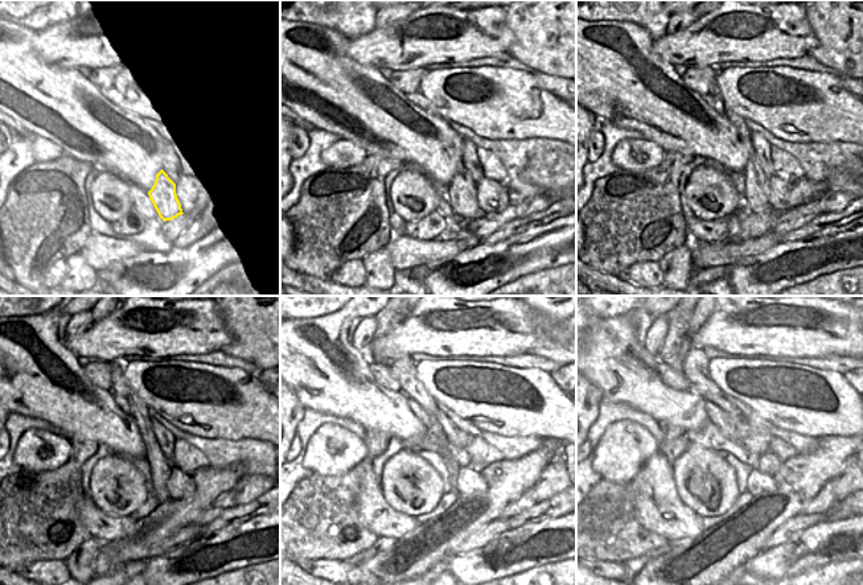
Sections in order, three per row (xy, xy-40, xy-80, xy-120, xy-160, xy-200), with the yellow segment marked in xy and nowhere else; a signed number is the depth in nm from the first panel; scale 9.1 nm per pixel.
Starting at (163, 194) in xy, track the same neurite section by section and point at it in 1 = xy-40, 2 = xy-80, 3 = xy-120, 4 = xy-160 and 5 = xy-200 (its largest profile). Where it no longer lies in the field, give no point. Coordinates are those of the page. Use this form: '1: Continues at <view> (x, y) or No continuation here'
1: Continues at xy-40 (461, 196)
2: Continues at xy-80 (755, 197)
3: Continues at xy-120 (160, 468)
4: Continues at xy-160 (403, 370)
5: Continues at xy-200 (695, 363).

